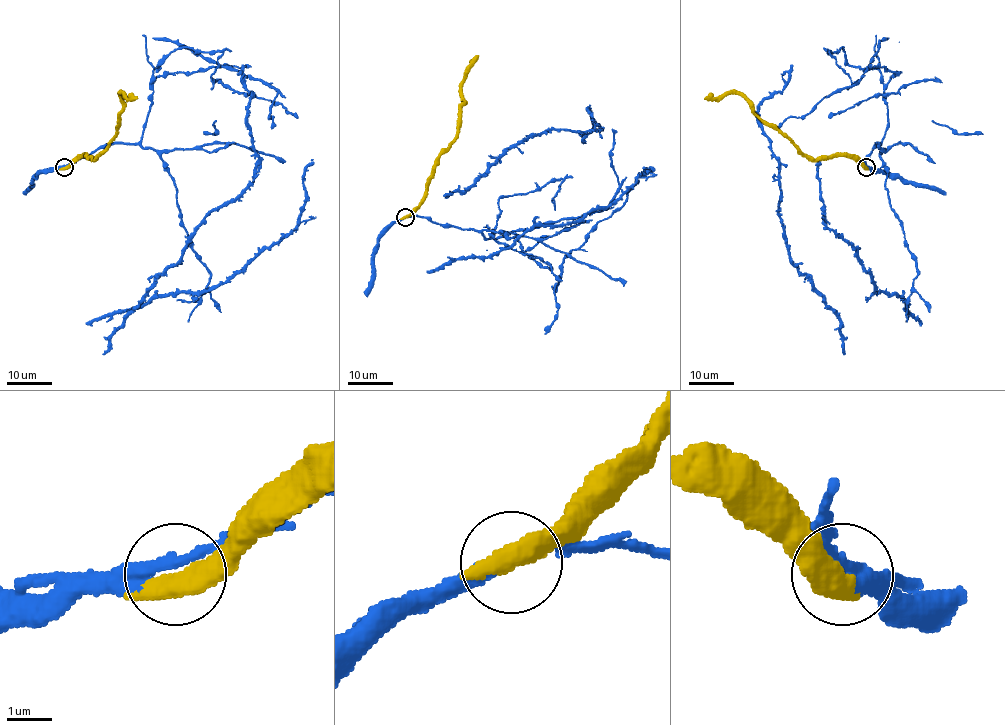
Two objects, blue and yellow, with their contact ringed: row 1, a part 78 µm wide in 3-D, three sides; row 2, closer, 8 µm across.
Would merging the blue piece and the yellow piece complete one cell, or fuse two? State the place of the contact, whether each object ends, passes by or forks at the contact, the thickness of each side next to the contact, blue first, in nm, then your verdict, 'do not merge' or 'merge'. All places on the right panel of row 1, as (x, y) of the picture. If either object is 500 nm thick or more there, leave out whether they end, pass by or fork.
place (866, 167); blue passes by; yellow passes by; calibres 280 and 440 nm; merge

